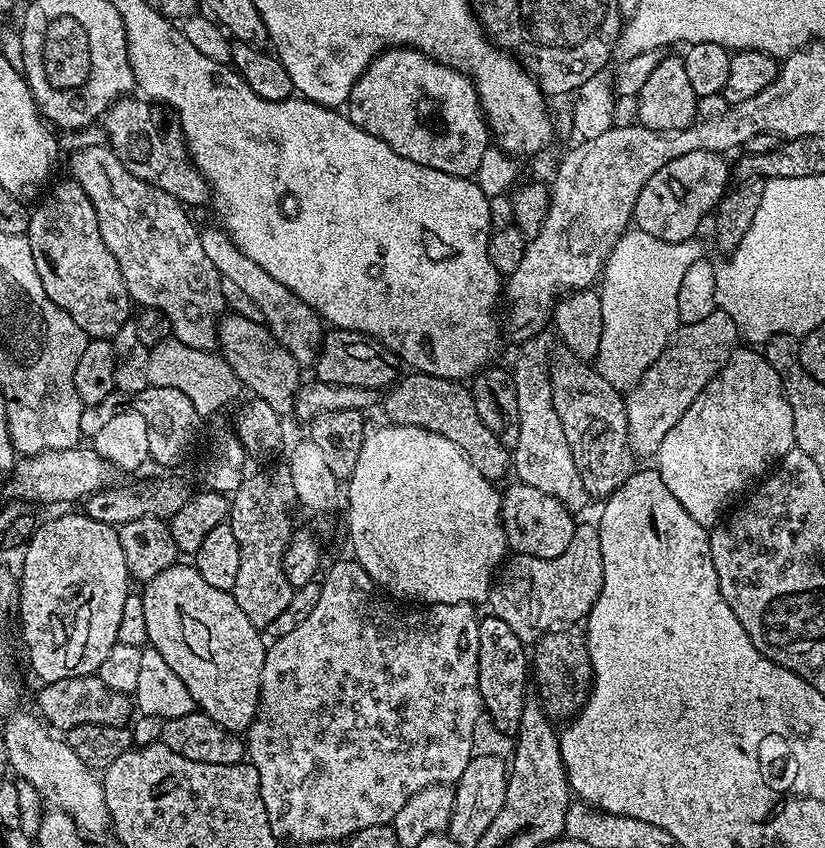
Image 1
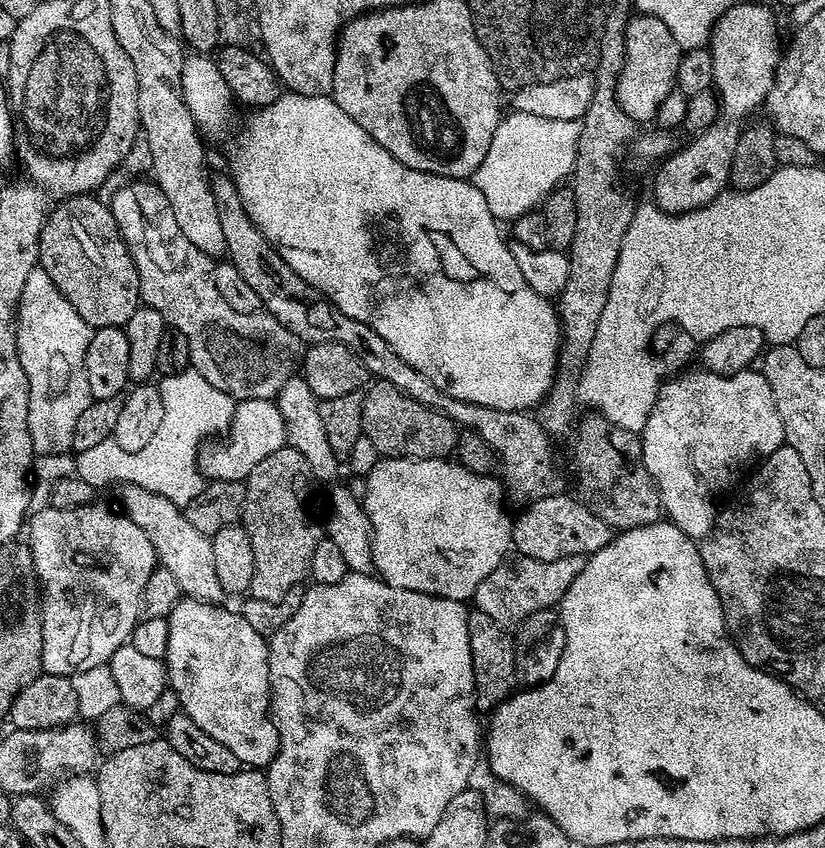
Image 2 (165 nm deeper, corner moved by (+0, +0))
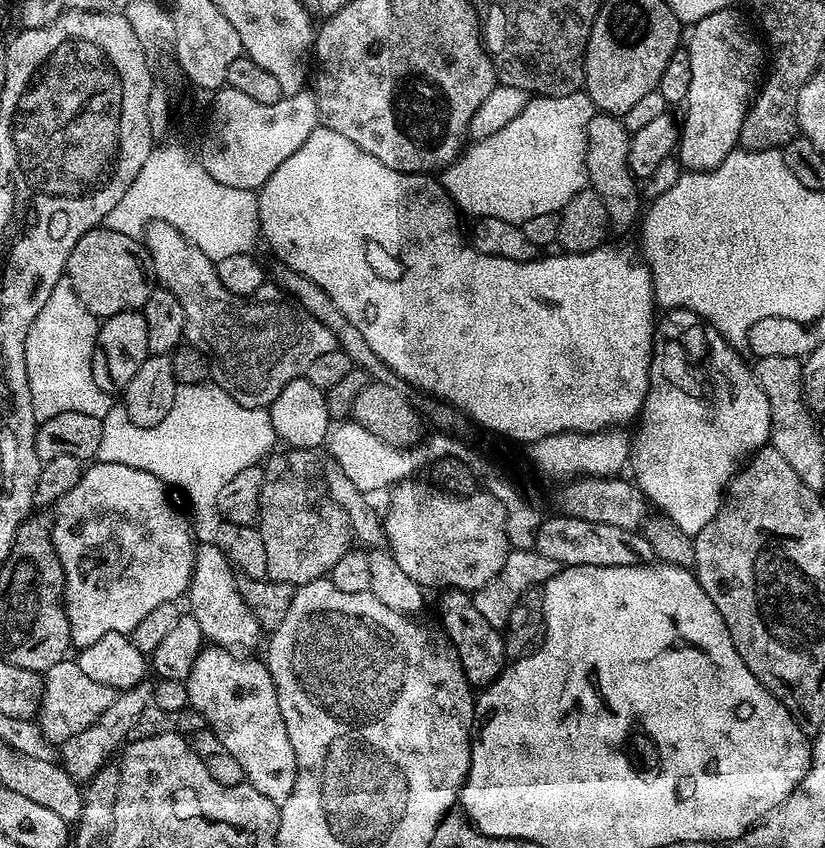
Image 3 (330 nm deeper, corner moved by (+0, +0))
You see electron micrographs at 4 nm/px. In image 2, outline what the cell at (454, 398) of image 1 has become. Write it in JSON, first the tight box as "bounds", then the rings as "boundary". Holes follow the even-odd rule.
{"bounds":[362,380,458,460],"boundary":[[[376,380],[367,385],[362,402],[362,436],[381,457],[411,456],[418,460],[448,458],[456,451],[458,426],[443,410],[427,408],[398,391],[390,382]]]}

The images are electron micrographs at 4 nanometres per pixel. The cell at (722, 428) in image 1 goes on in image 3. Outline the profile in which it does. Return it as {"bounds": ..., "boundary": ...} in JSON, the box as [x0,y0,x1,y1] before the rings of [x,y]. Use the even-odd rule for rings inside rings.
{"bounds":[630,308,772,538],"boundary":[[[673,308],[665,311],[659,317],[656,332],[652,336],[650,382],[648,383],[648,393],[644,399],[644,409],[638,417],[640,429],[636,432],[636,440],[634,436],[634,447],[630,452],[630,468],[636,471],[634,483],[648,499],[649,505],[672,520],[674,526],[678,526],[678,530],[682,530],[687,536],[693,538],[699,534],[702,526],[706,526],[706,522],[710,522],[710,518],[714,518],[714,514],[718,514],[720,503],[724,501],[725,491],[728,485],[732,483],[732,477],[740,471],[742,465],[753,452],[769,443],[772,434],[770,402],[766,402],[766,394],[762,394],[762,386],[758,386],[755,371],[740,355],[741,353],[737,349],[728,345],[726,338],[722,338],[722,334],[718,334],[718,330],[714,330],[714,326],[710,326],[698,314],[685,308]]]}

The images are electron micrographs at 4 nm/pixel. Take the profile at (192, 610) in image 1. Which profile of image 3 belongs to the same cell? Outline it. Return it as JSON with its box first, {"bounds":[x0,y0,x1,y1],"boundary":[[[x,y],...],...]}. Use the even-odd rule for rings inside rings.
{"bounds":[186,648,296,802],"boundary":[[[201,648],[186,681],[188,703],[202,713],[205,725],[215,734],[218,742],[222,742],[222,746],[234,754],[234,759],[242,766],[245,781],[252,784],[258,794],[266,794],[266,798],[283,802],[294,788],[296,755],[294,746],[290,746],[290,734],[286,734],[286,722],[282,722],[282,710],[278,710],[274,678],[263,659],[243,660],[240,656],[243,655],[226,648]]]}

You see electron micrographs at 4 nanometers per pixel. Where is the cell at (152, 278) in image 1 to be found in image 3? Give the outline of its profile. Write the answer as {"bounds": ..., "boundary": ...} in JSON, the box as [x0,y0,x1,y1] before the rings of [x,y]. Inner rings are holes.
{"bounds":[142,220,337,408],"boundary":[[[157,220],[148,221],[142,243],[152,259],[152,275],[159,287],[168,288],[178,302],[182,302],[182,310],[186,314],[184,323],[184,340],[208,357],[211,379],[234,402],[247,408],[268,408],[286,386],[294,379],[303,377],[308,371],[310,362],[321,354],[337,351],[336,336],[322,322],[318,322],[294,296],[288,295],[279,286],[265,286],[256,293],[254,298],[235,296],[218,282],[218,274],[213,260],[206,258],[198,246],[190,243],[185,236],[172,226]]]}

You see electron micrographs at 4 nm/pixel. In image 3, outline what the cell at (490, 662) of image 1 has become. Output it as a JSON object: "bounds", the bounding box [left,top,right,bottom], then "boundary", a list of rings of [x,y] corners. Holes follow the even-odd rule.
{"bounds":[440,588,506,690],"boundary":[[[449,588],[441,591],[440,596],[440,624],[452,643],[451,651],[460,662],[464,677],[468,683],[483,690],[493,684],[506,667],[506,640],[501,629],[490,626],[486,618],[474,606],[471,595],[461,588]]]}

